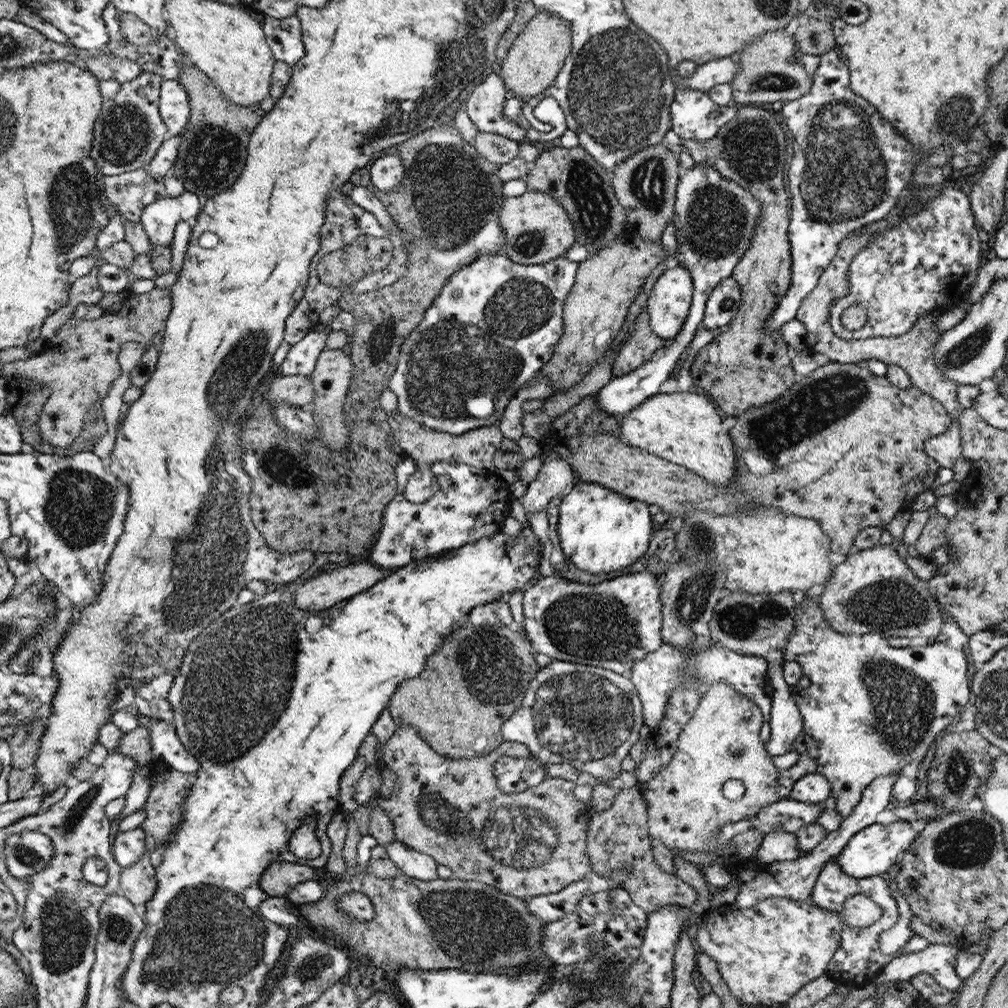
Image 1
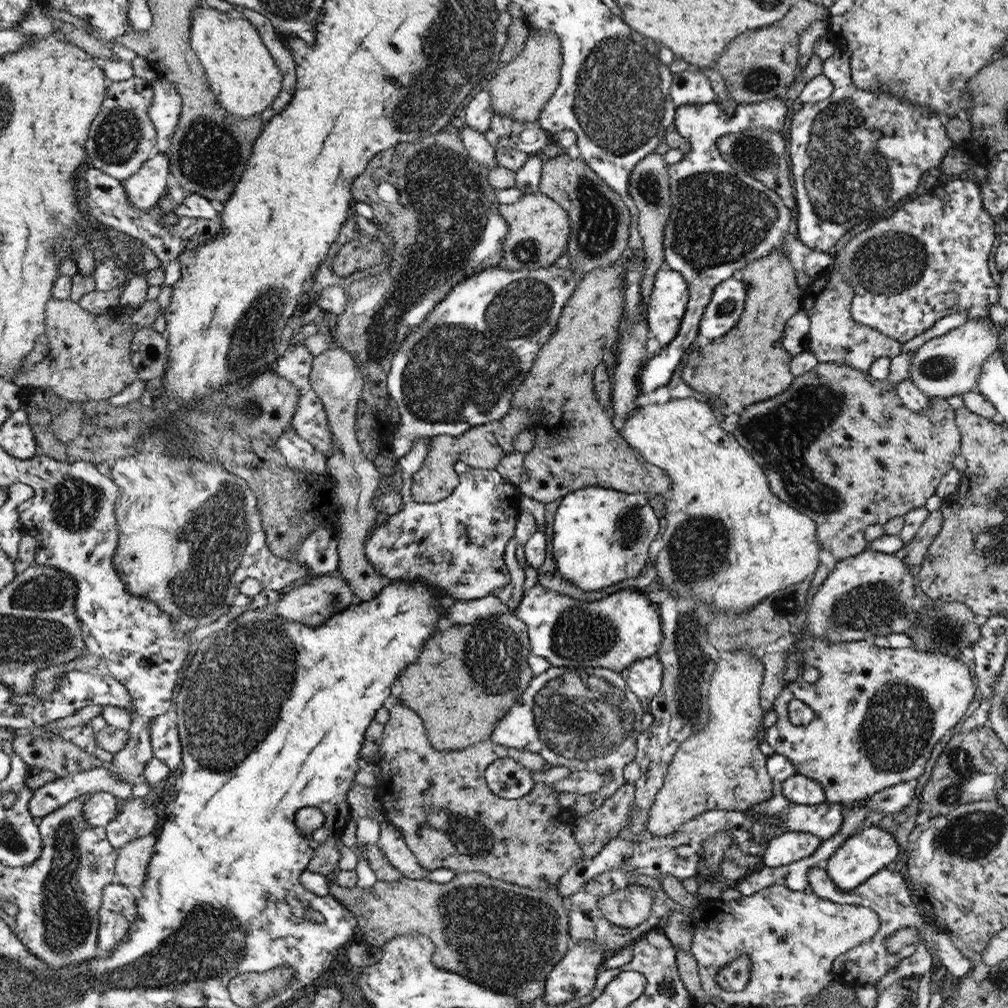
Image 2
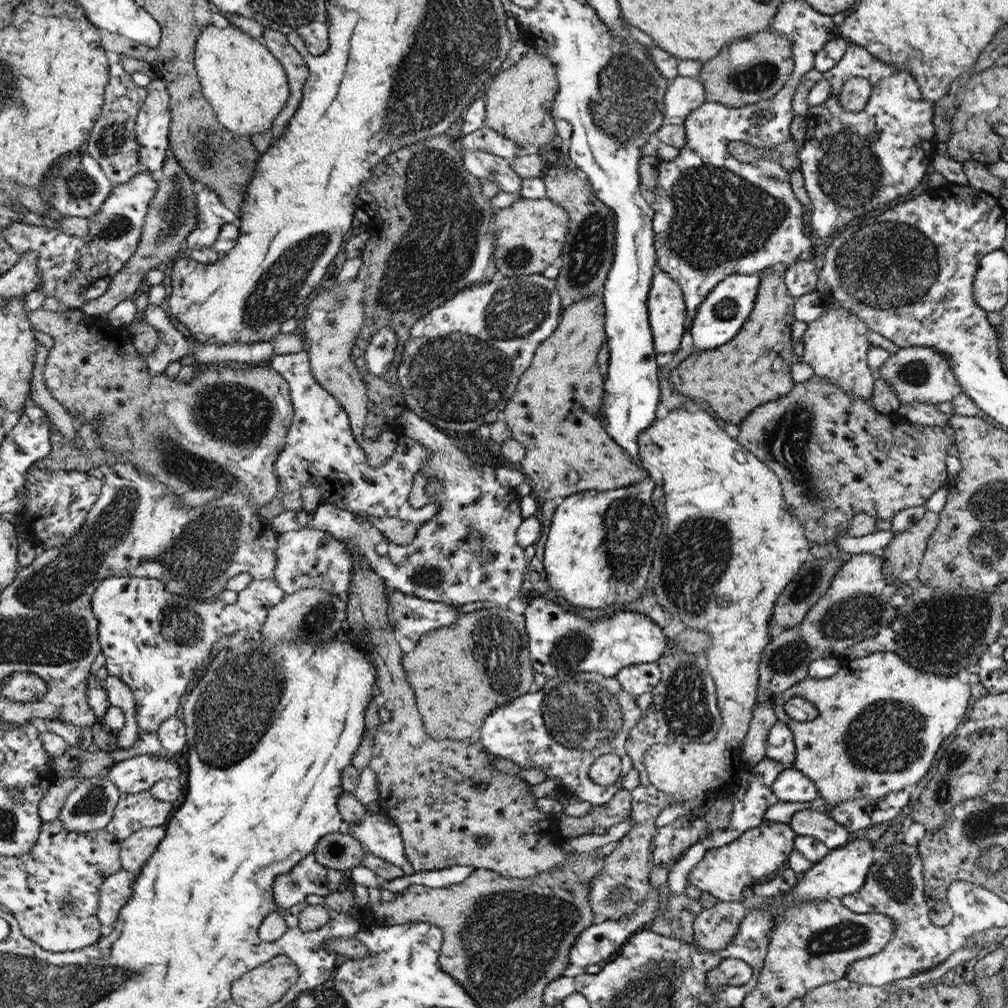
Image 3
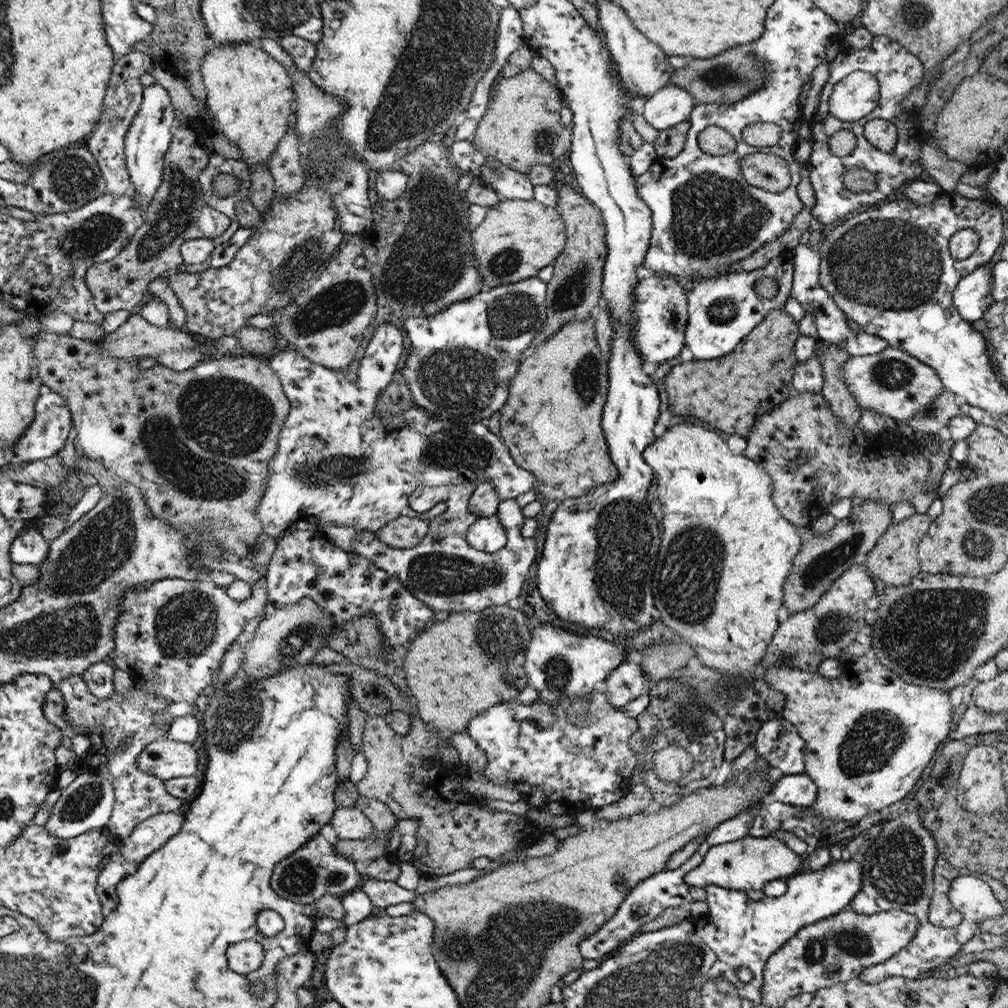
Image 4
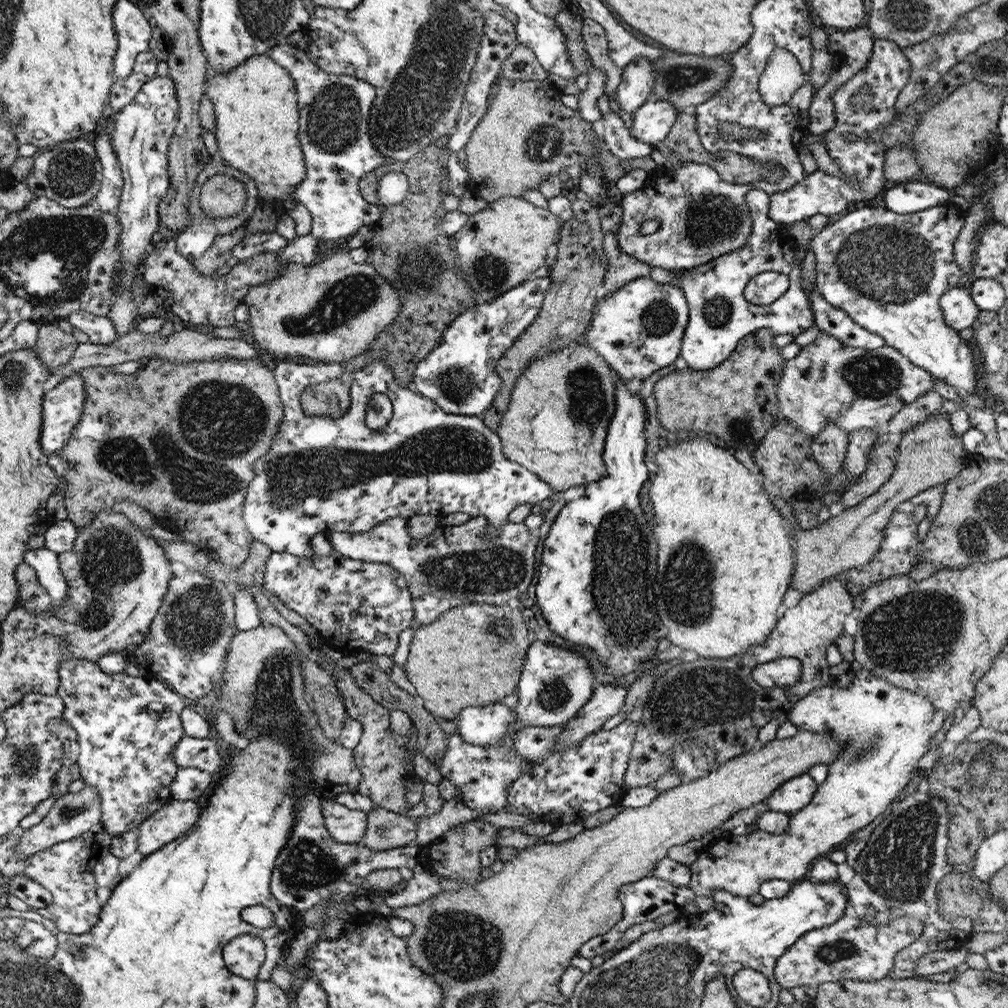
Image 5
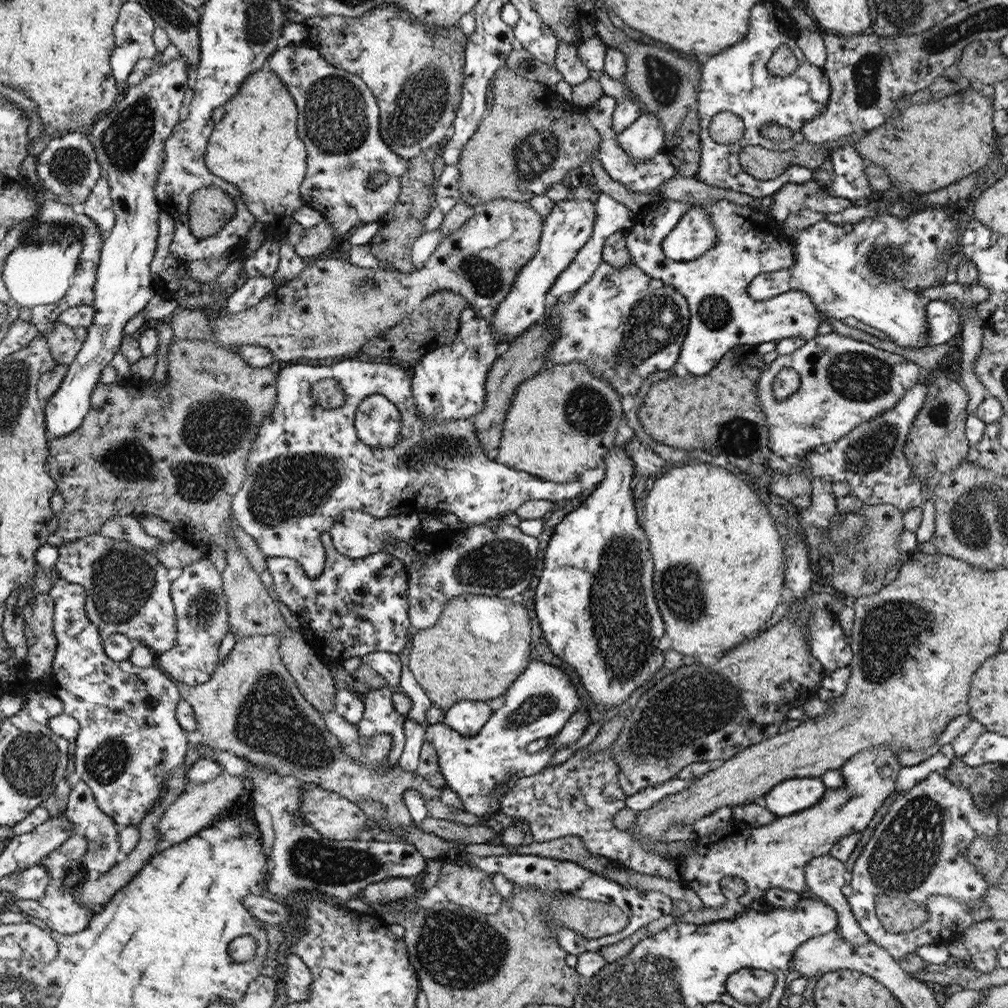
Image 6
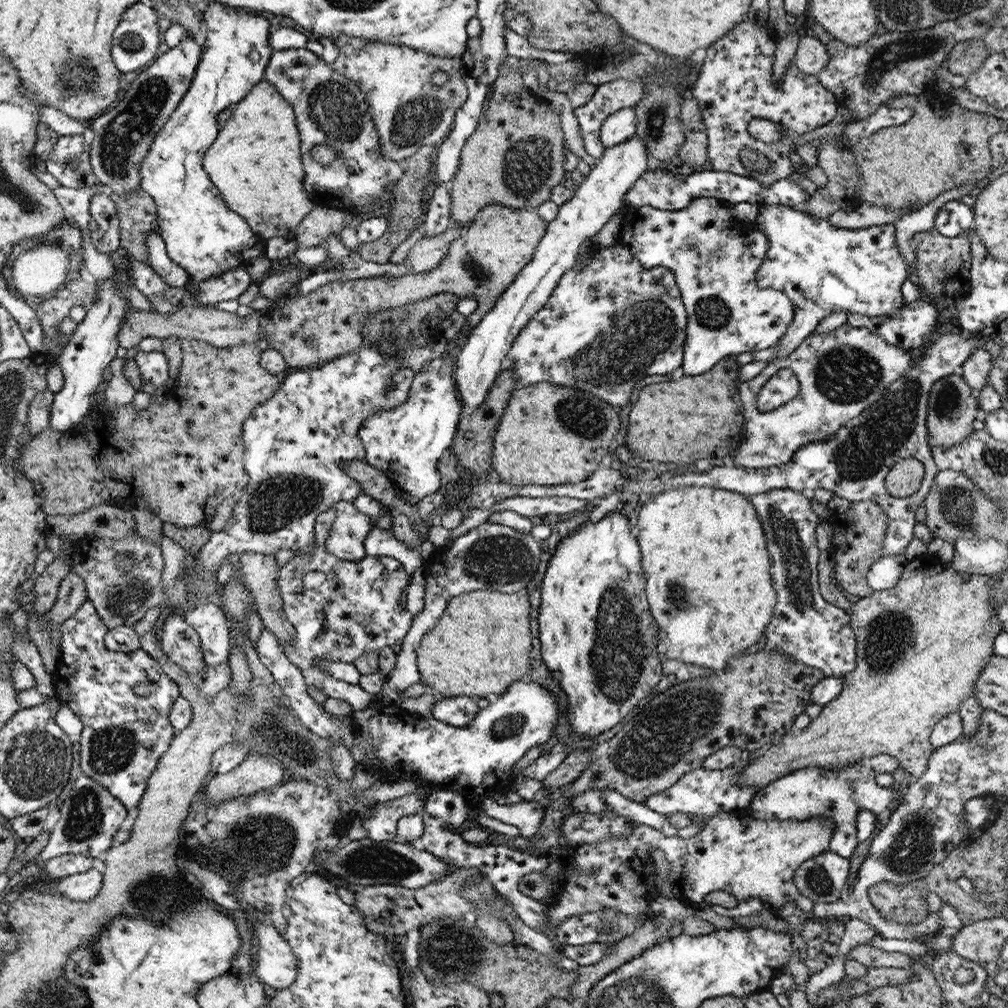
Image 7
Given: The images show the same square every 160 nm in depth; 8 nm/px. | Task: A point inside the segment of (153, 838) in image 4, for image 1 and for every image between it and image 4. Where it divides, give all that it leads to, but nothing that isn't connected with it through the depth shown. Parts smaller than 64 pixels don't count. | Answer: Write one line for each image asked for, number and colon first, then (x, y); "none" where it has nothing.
1: (139, 882)
2: (132, 866)
3: (136, 849)

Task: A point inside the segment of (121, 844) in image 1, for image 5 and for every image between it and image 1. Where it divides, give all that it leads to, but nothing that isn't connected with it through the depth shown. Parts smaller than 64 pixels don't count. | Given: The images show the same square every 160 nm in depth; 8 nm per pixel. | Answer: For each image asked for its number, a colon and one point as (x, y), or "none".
2: (137, 818)
3: (141, 810)
4: (120, 728)
5: (128, 727)

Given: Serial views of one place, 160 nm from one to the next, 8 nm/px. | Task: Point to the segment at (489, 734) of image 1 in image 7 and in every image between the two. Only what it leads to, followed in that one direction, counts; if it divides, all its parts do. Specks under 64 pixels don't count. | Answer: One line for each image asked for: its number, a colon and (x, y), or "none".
2: (487, 663)
3: (464, 672)
4: (457, 668)
5: (473, 655)
6: (481, 645)
7: (481, 646)

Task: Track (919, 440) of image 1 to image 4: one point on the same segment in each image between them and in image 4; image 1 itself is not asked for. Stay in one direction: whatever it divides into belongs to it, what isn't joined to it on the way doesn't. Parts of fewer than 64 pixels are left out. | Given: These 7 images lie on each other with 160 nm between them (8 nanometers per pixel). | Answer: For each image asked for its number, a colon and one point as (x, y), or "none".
2: (840, 446)
3: (835, 456)
4: (552, 422)

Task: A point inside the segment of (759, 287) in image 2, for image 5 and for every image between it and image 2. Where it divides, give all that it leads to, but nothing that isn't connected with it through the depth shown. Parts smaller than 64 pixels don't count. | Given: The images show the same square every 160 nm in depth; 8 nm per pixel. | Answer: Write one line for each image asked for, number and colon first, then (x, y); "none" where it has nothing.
3: (753, 369)
4: (731, 393)
5: (737, 400)

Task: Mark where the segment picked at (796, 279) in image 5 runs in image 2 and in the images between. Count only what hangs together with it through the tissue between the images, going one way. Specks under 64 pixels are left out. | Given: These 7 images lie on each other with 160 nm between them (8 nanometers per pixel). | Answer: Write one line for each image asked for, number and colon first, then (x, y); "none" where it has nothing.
2: (724, 310)
3: (726, 309)
4: (724, 309)

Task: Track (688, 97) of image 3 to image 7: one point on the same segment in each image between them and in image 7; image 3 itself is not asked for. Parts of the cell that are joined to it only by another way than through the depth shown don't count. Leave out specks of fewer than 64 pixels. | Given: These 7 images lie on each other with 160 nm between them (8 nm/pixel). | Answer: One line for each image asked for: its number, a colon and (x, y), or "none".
4: (671, 105)
5: (652, 122)
6: (644, 139)
7: (602, 193)

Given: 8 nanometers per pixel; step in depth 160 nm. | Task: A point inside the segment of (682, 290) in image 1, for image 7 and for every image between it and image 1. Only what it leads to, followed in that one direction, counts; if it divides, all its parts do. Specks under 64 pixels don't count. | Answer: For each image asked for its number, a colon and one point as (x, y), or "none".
2: (665, 310)
3: (666, 308)
4: (660, 312)
5: (638, 329)
6: (623, 324)
7: (611, 321)

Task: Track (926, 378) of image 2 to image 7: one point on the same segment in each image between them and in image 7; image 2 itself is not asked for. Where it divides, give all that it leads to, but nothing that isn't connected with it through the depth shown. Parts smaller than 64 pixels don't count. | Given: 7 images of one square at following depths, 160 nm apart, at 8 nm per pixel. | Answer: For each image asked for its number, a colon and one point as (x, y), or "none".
3: (918, 374)
4: (893, 383)
5: (827, 383)
6: (845, 382)
7: (842, 373)

